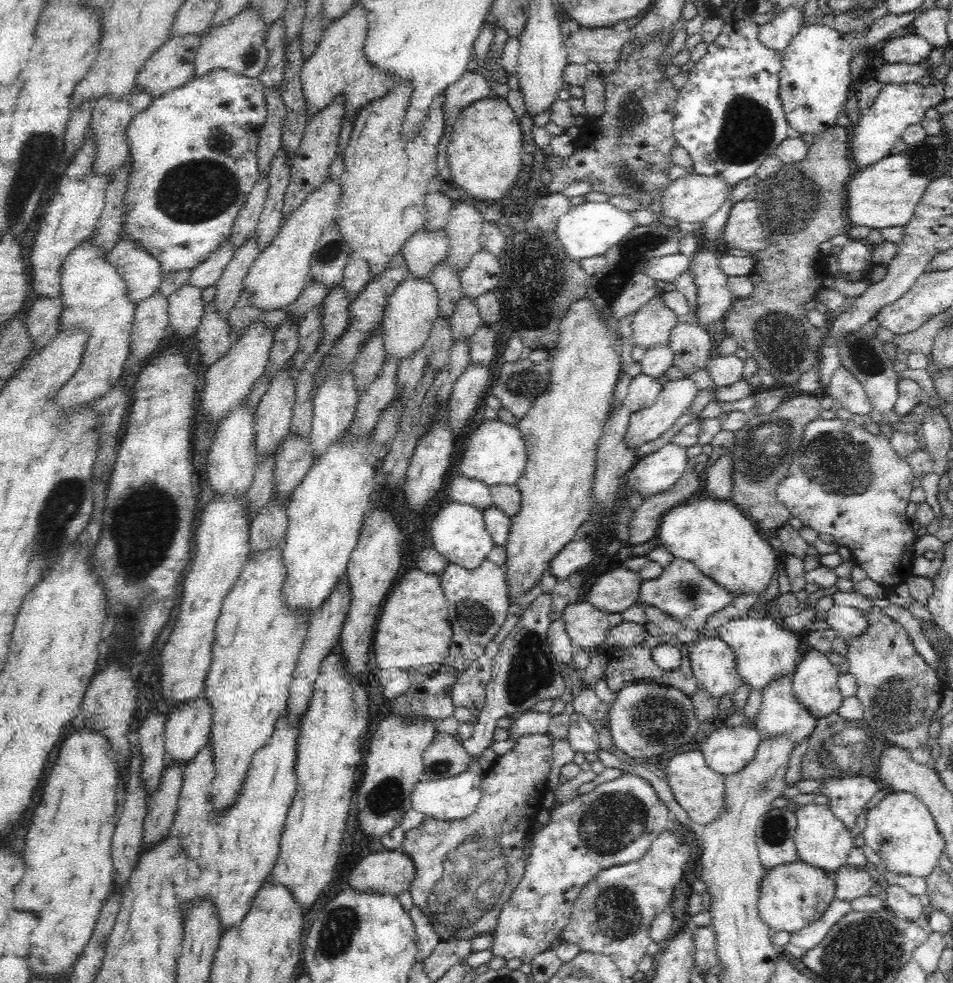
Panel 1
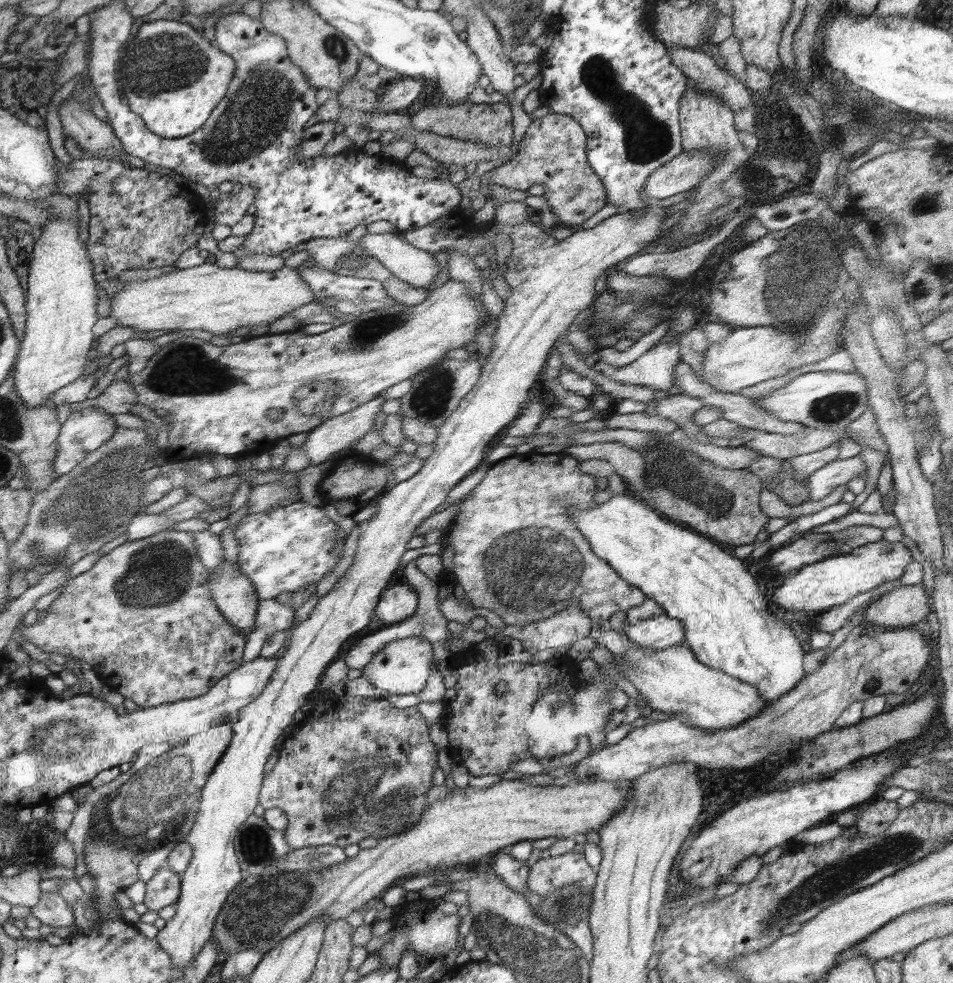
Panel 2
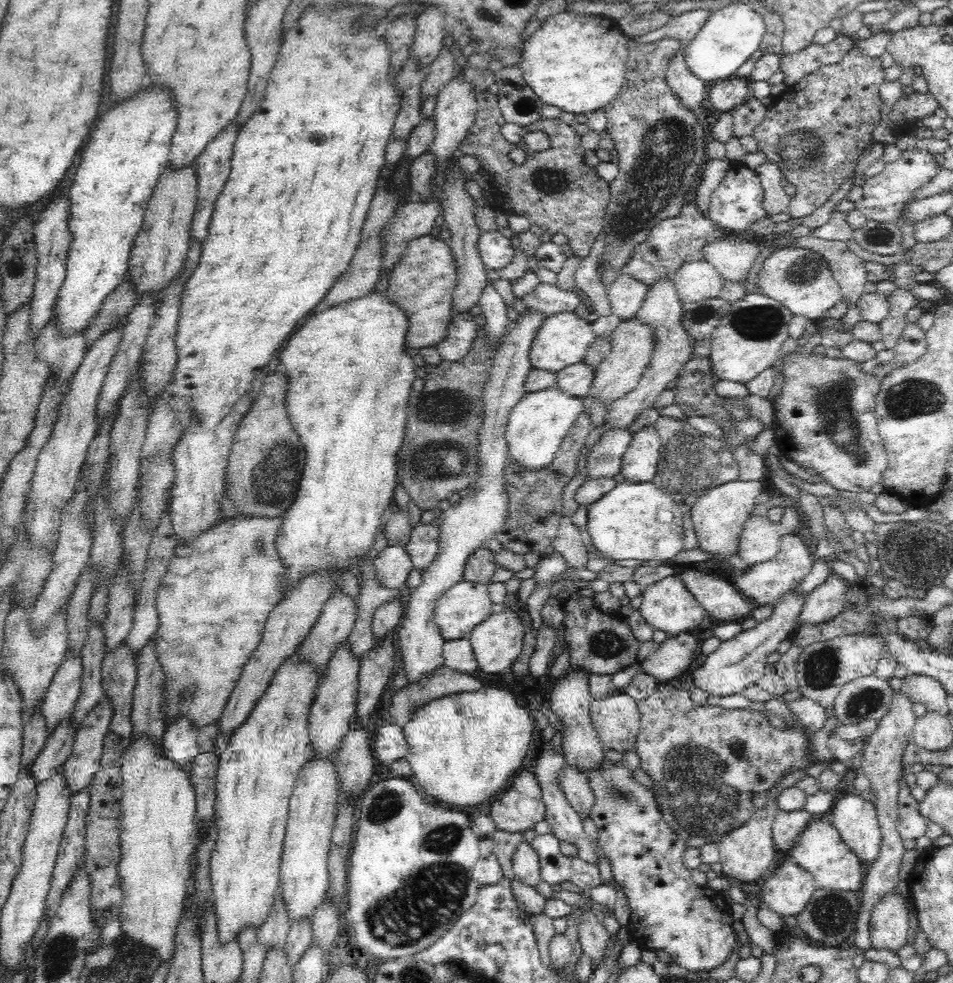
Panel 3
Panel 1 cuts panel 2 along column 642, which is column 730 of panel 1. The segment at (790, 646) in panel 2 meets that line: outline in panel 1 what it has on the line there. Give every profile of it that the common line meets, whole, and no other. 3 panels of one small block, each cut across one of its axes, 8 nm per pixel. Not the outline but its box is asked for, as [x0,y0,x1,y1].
[658,497,780,595]

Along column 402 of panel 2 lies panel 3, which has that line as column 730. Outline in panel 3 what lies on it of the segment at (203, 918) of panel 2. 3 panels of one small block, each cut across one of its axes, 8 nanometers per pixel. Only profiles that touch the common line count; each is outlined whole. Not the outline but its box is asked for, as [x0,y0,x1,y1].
[621,200,762,560]

